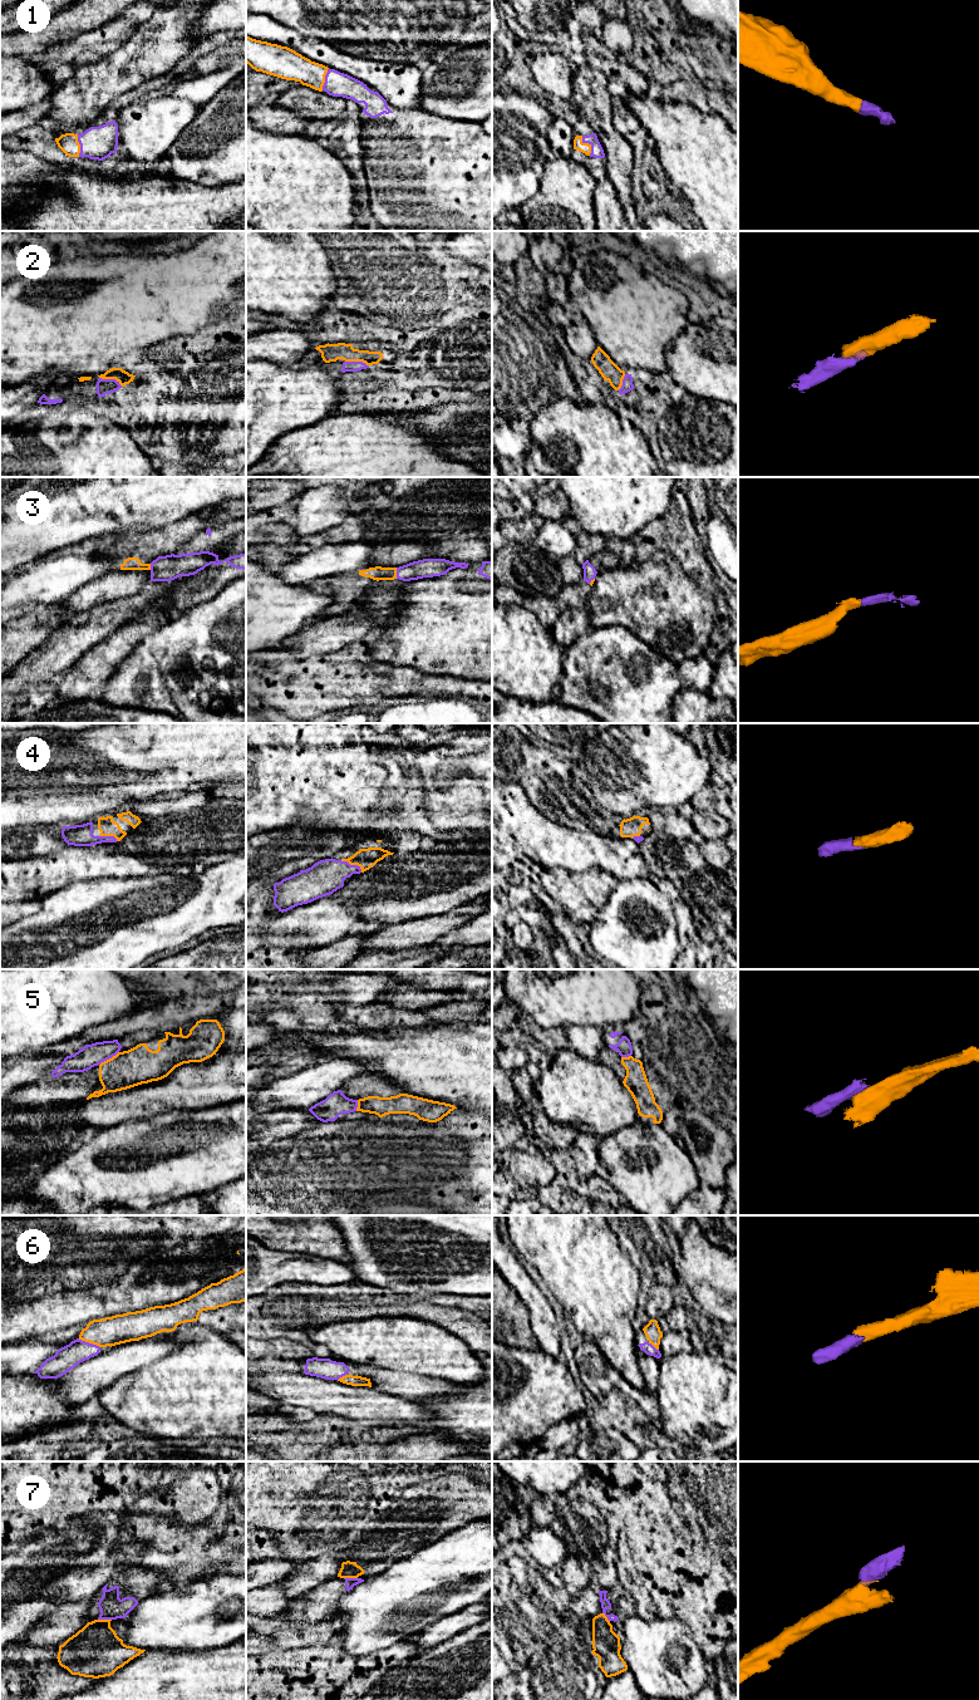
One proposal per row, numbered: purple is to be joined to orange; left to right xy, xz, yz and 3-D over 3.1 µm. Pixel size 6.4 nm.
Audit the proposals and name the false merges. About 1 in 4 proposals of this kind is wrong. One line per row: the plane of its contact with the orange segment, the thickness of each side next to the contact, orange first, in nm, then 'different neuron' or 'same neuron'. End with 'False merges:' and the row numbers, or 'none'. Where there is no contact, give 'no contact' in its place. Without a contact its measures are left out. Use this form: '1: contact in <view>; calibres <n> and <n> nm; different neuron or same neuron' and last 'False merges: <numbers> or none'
1: contact in yz; calibres 70 and 80 nm; same neuron
2: contact in xy; calibres 90 and 100 nm; same neuron
3: contact in xz; calibres 90 and 130 nm; same neuron
4: contact in xz; calibres 130 and 220 nm; same neuron
5: contact in xy; calibres 240 and 140 nm; different neuron
6: contact in xy; calibres 190 and 150 nm; same neuron
7: contact in xy; calibres 340 and 160 nm; different neuron
False merges: 5, 7

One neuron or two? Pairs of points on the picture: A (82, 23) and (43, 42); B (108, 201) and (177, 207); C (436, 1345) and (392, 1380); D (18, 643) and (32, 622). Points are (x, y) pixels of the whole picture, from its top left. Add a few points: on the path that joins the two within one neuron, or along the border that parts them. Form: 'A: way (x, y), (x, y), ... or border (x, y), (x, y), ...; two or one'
A: way (72, 23), (65, 24), (53, 37); one
B: way (126, 207), (160, 207); one
C: border (374, 1366), (429, 1377); two
D: way (21, 638), (32, 627); one

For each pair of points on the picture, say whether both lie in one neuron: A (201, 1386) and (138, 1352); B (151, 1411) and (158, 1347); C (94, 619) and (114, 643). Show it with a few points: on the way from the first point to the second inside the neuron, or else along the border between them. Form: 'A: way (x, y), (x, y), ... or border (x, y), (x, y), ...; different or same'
A: border (173, 1339), (173, 1345), (166, 1354), (127, 1372); different
B: border (173, 1335), (173, 1345), (166, 1354), (131, 1372); different
C: border (133, 619), (121, 625), (84, 653); different

